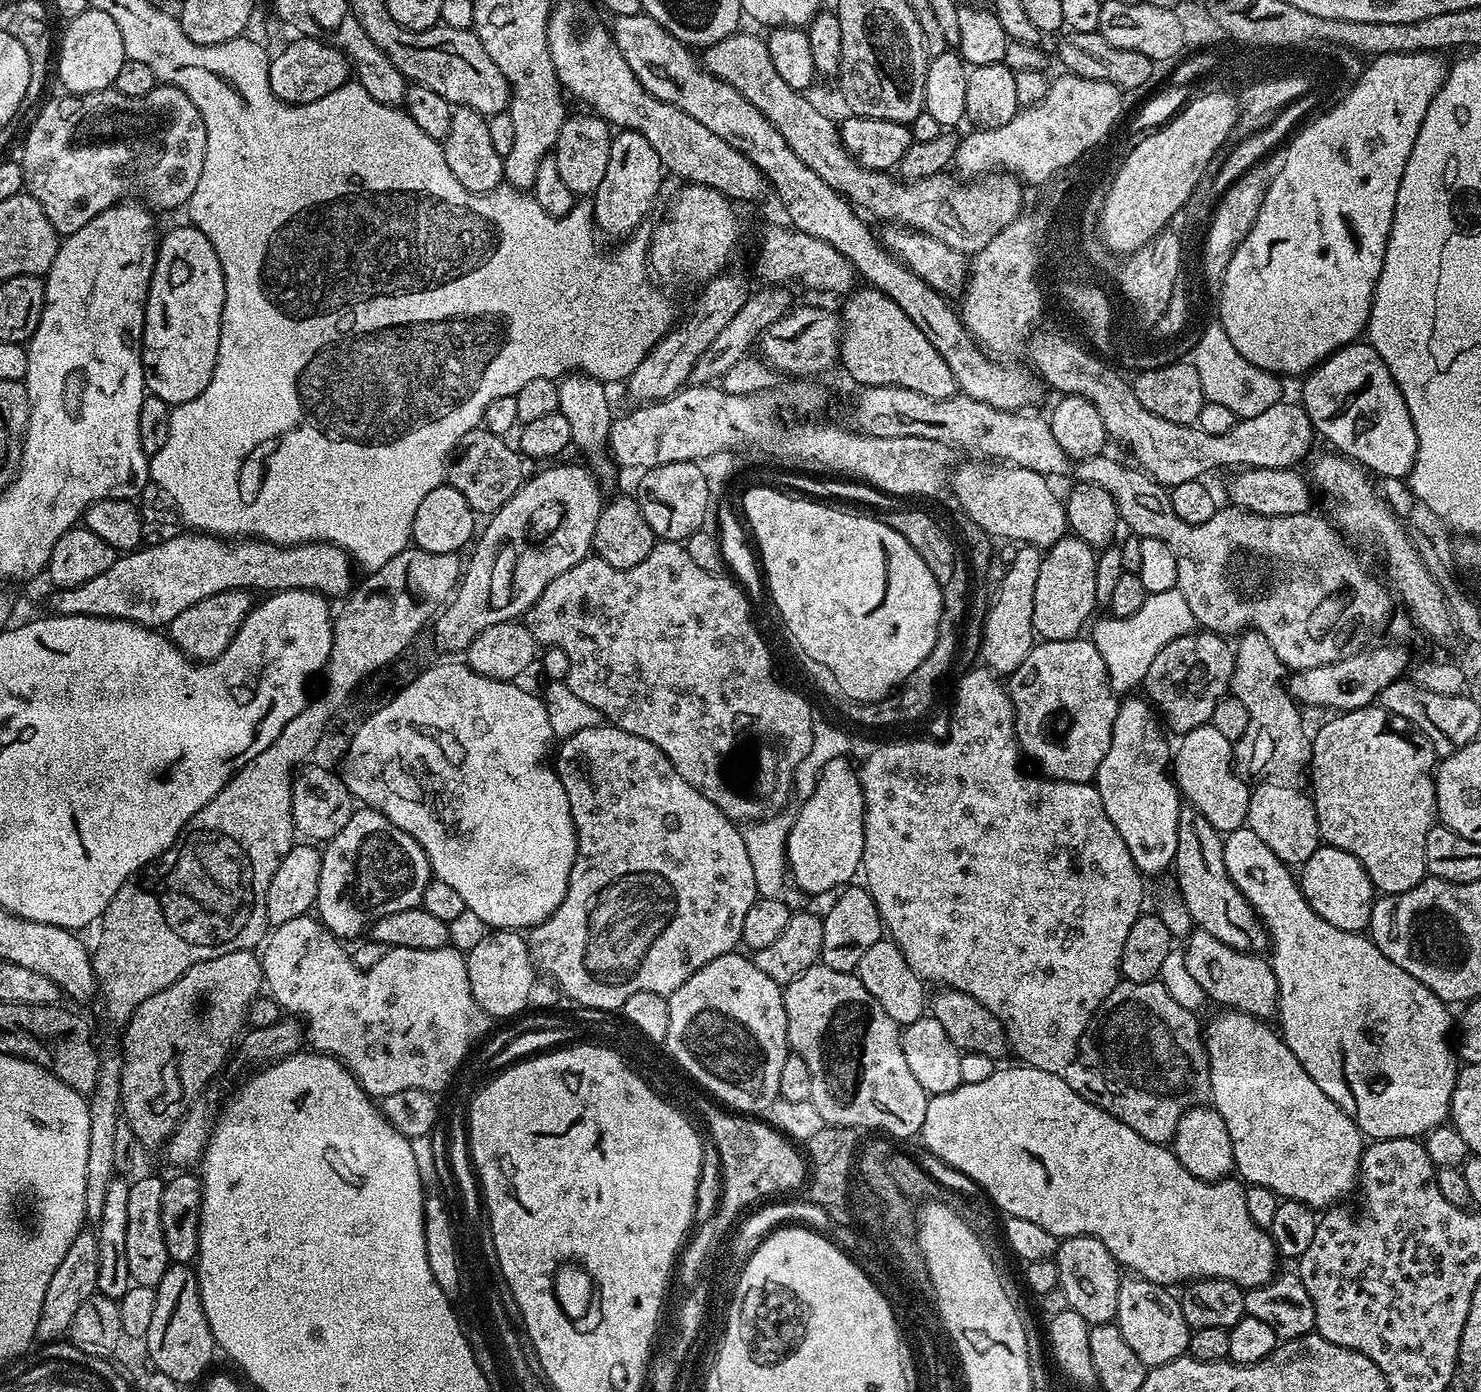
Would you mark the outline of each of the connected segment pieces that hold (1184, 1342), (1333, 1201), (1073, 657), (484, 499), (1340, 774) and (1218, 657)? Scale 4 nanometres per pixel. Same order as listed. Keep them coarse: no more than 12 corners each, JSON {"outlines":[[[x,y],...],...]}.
{"outlines":[[[1124,1278],[1114,1323],[1148,1368],[1188,1350],[1179,1299]],[[1263,1019],[1203,1029],[1245,1185],[1313,1210],[1366,1138]],[[1088,638],[1040,640],[1006,680],[1021,753],[1091,784],[1120,700]],[[482,426],[457,444],[447,483],[477,515],[521,491],[523,457]],[[1379,706],[1311,737],[1320,839],[1377,893],[1426,879],[1438,755]],[[1215,632],[1162,646],[1142,688],[1169,733],[1209,723],[1236,654]]]}

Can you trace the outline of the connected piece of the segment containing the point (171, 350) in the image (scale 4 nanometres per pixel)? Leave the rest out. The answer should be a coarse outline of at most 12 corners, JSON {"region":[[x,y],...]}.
{"region":[[191,226],[159,237],[144,387],[170,406],[214,374],[226,282]]}

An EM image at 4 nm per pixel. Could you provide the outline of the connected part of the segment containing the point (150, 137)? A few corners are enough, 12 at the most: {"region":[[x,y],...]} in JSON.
{"region":[[182,90],[43,101],[18,156],[61,237],[183,209],[206,126]]}

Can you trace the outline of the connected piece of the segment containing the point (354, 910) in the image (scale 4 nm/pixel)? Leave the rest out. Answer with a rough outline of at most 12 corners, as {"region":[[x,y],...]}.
{"region":[[360,806],[323,849],[314,912],[337,938],[417,907],[432,869]]}

